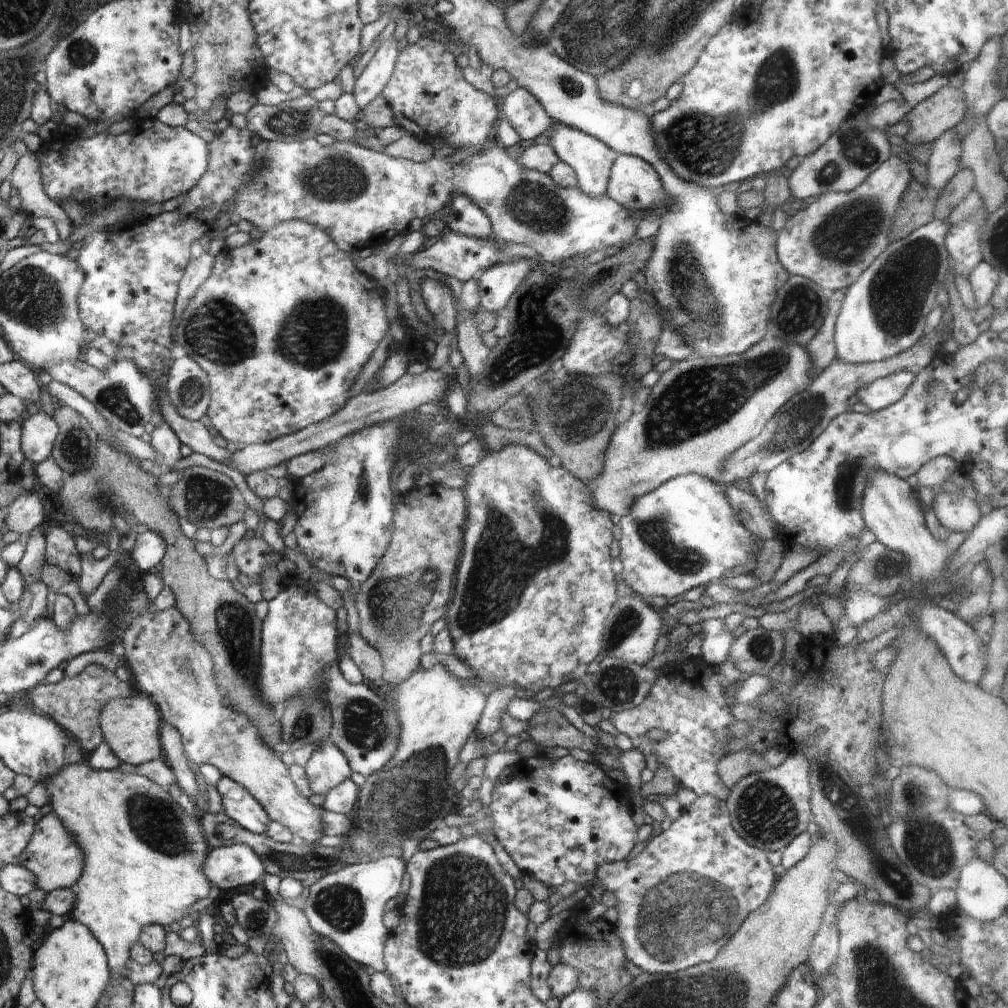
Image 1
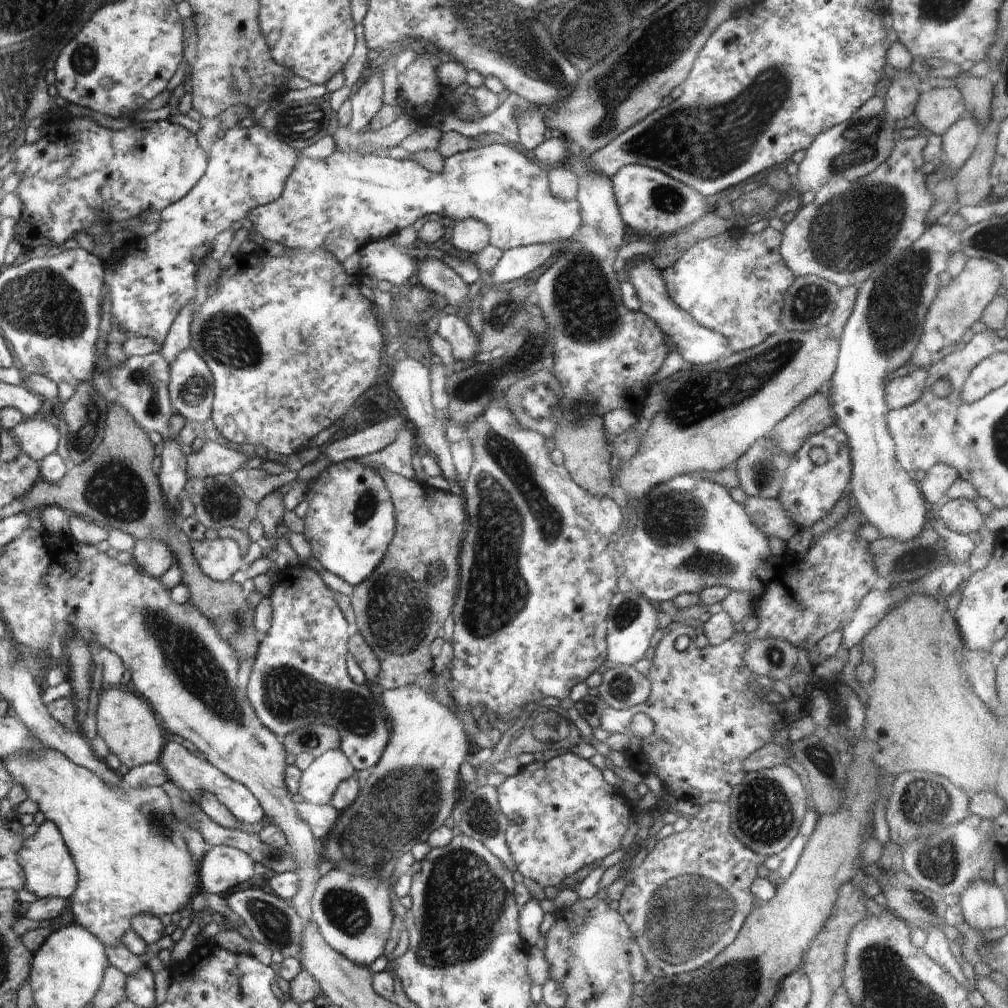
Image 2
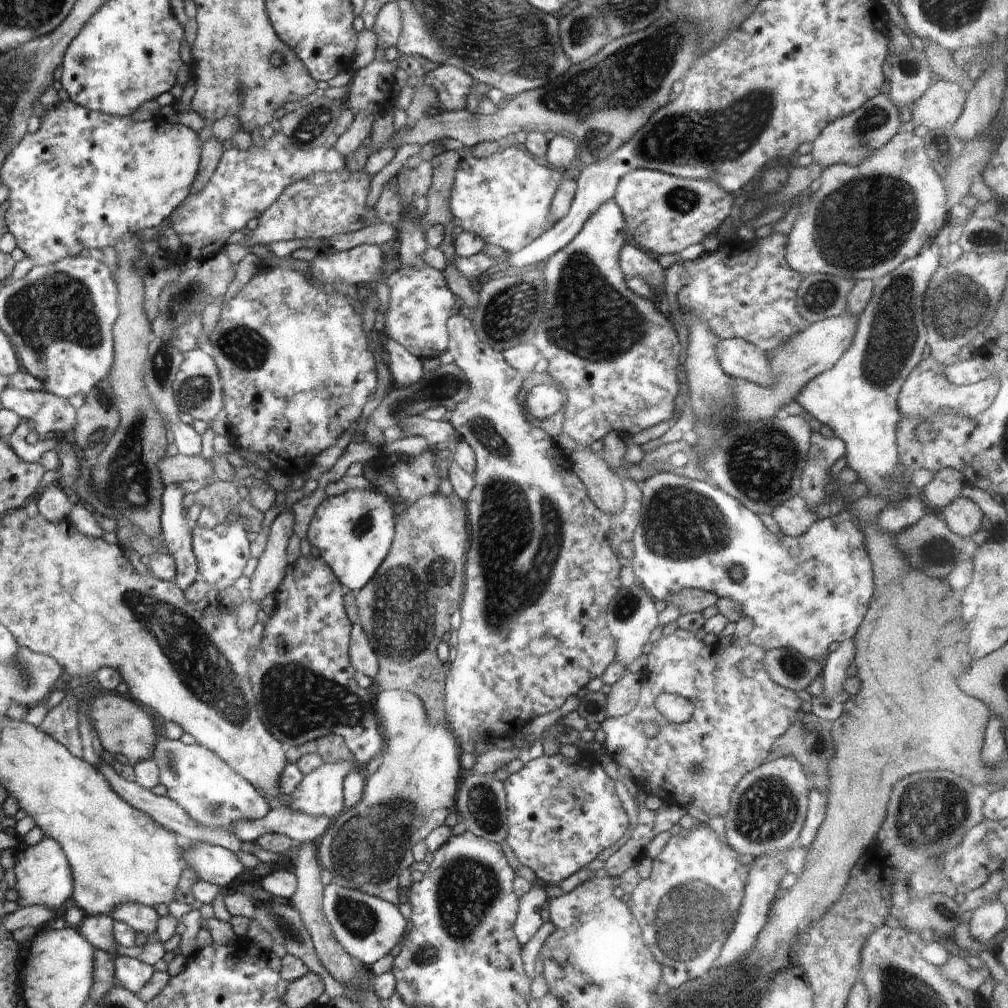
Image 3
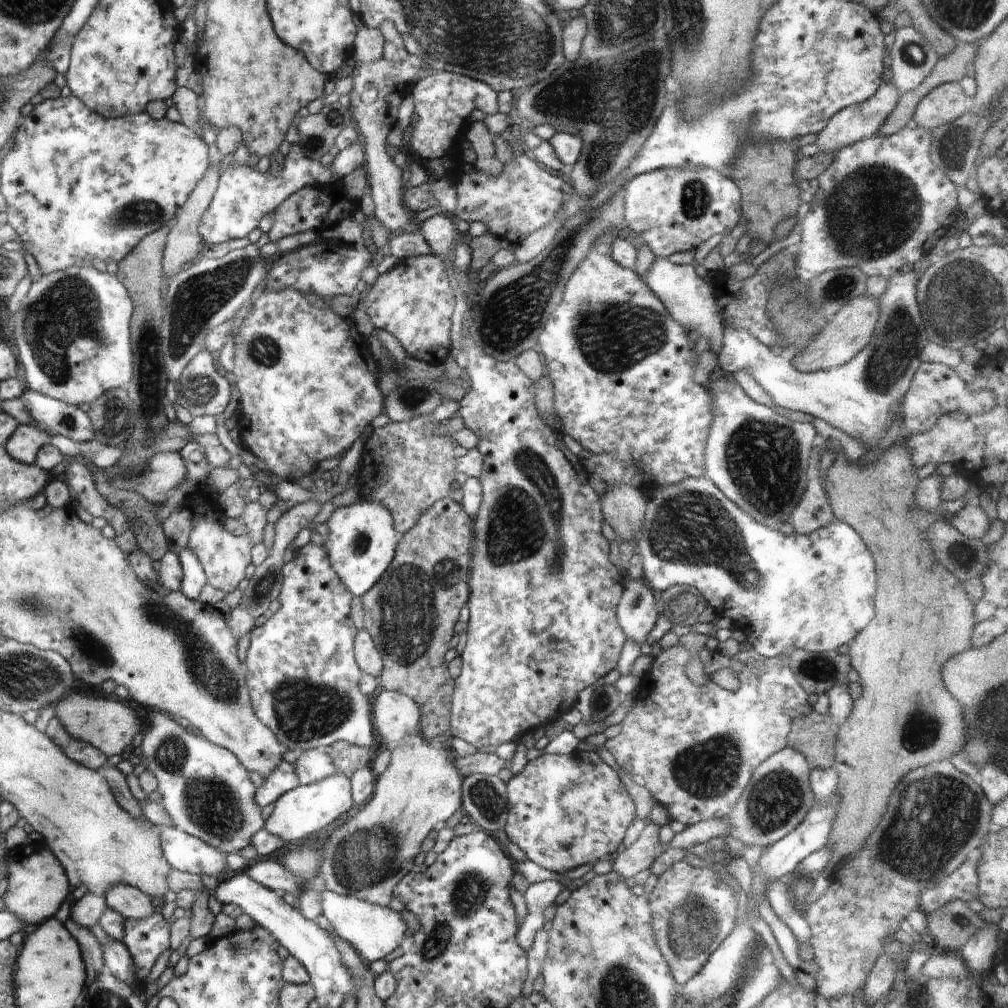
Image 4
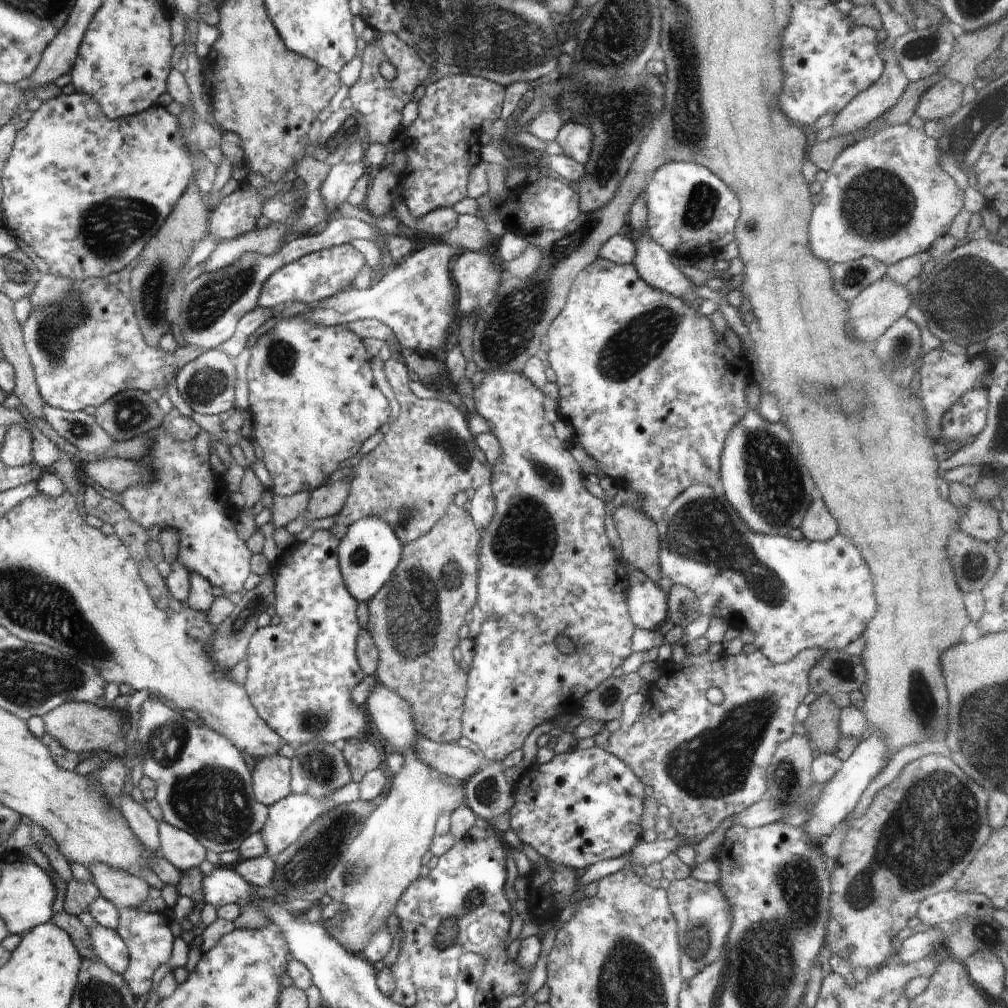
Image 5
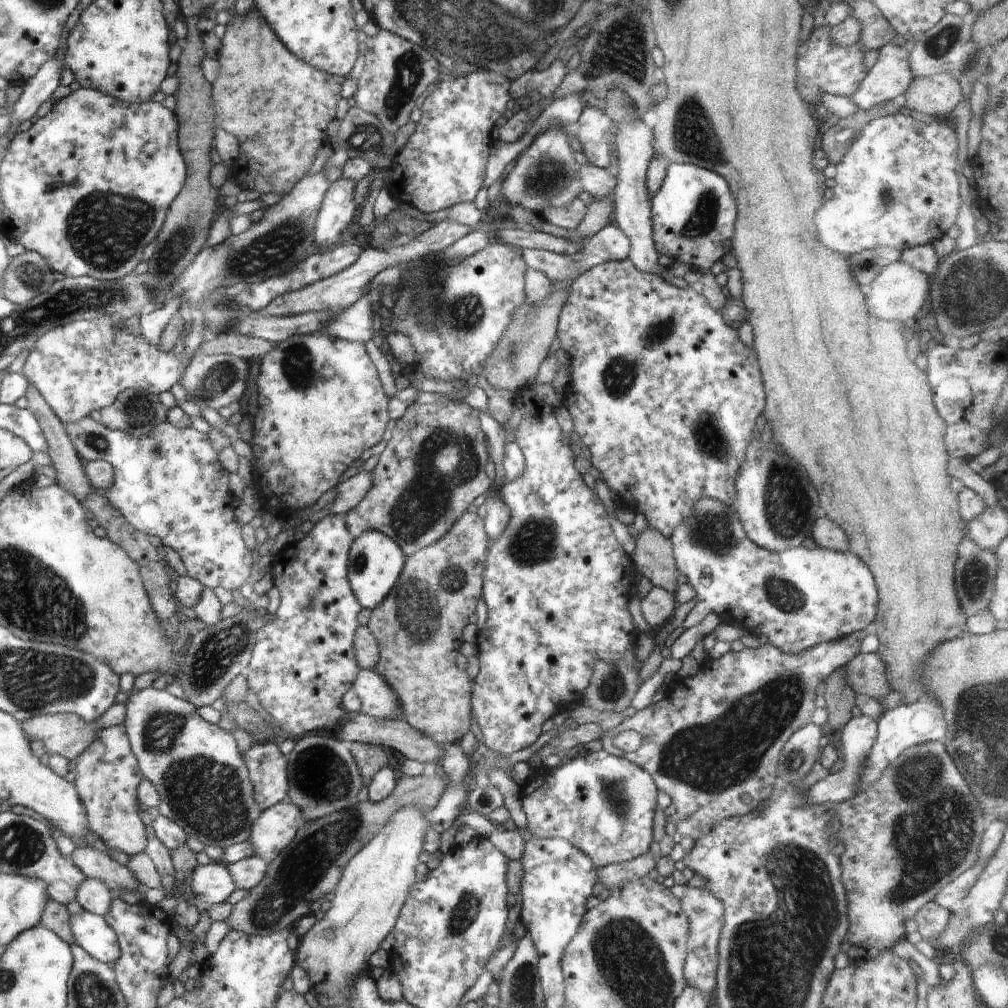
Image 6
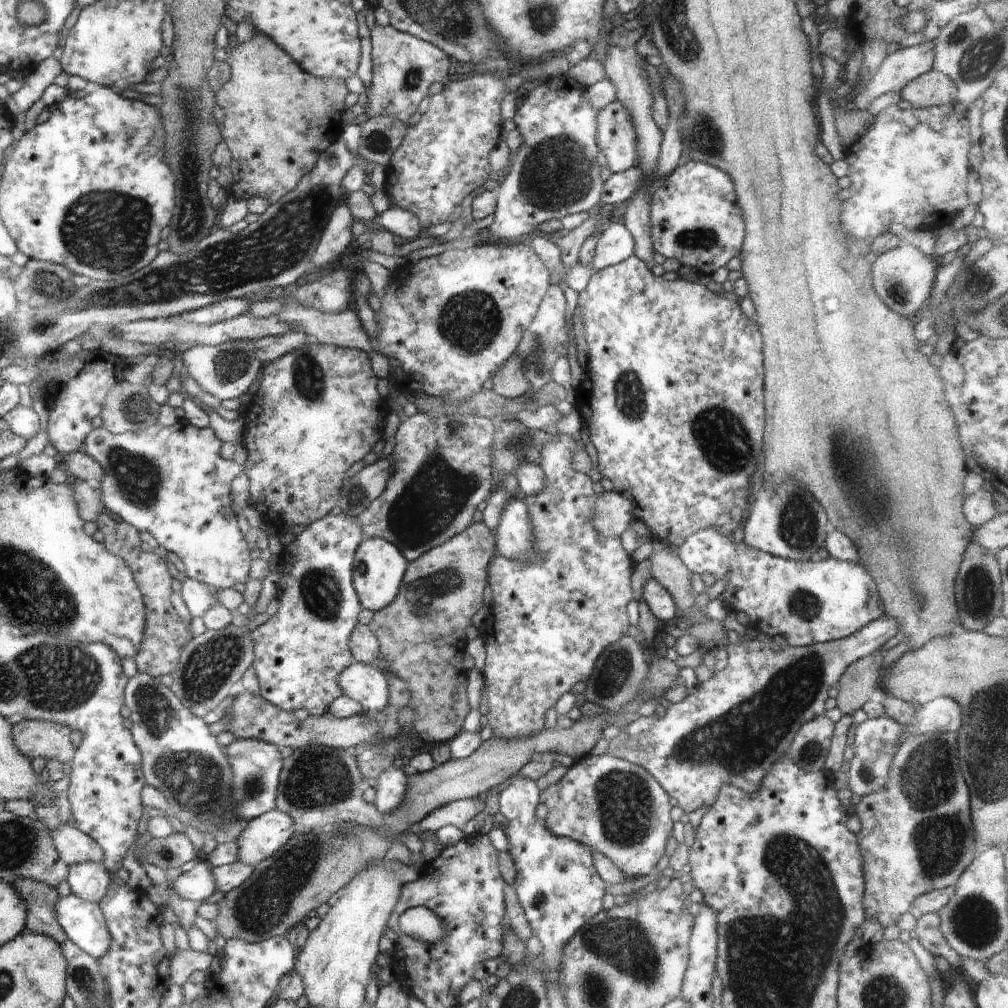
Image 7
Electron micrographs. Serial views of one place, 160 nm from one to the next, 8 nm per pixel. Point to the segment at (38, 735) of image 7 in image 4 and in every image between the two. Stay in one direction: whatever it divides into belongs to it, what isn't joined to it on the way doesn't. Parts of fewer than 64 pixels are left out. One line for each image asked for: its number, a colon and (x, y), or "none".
4: (110, 726)
5: (81, 727)
6: (66, 734)

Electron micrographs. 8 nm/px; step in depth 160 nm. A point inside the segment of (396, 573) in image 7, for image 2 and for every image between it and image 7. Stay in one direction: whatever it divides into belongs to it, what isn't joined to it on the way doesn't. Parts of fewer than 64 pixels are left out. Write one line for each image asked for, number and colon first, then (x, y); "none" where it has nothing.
2: (350, 522)
3: (353, 531)
4: (362, 541)
5: (369, 552)
6: (375, 561)

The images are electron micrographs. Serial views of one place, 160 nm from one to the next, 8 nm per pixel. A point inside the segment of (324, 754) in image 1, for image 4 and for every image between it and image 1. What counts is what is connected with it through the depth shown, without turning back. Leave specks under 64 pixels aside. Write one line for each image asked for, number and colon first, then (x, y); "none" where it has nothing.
2: (318, 783)
3: (320, 793)
4: (301, 812)

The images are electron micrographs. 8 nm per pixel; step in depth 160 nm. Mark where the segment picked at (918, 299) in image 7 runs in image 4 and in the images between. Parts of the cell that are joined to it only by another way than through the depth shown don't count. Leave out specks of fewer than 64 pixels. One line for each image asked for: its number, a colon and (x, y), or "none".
4: (849, 331)
5: (872, 312)
6: (899, 291)

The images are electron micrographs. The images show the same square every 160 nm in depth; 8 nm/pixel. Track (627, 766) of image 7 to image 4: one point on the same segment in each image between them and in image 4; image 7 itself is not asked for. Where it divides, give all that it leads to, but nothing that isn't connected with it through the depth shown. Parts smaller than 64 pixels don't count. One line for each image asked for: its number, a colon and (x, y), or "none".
4: (564, 812)
5: (584, 806)
6: (603, 804)

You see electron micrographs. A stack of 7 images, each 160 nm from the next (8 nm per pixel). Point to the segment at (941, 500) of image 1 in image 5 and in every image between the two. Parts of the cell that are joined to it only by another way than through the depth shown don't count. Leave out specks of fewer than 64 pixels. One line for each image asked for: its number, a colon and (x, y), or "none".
2: (961, 515)
3: (963, 516)
4: (971, 521)
5: (980, 521)

